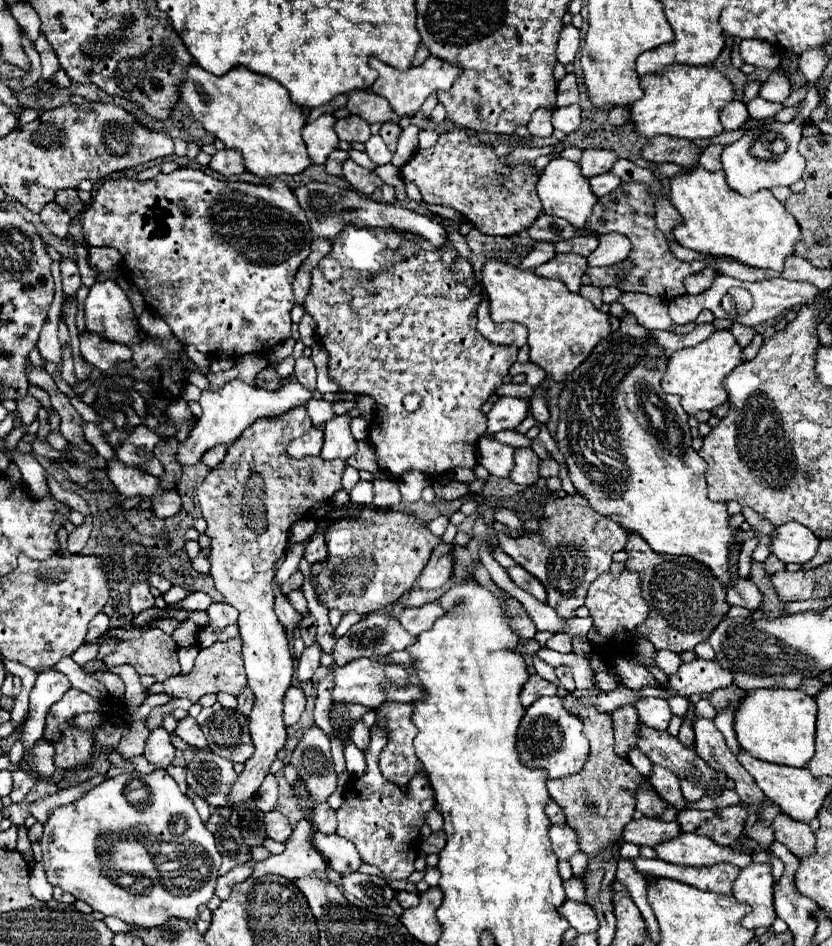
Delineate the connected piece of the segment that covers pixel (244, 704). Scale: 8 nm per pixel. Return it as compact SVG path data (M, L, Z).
M244 686L242 692L236 698L238 698L238 712L244 714L244 716L248 716L250 708L254 706L254 694L250 692L250 686Z

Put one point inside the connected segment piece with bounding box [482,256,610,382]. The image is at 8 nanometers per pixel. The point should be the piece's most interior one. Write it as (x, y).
(564, 327)

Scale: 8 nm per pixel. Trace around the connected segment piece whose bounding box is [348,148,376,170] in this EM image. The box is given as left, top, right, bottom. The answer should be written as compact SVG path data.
M352 148L352 150L348 150L348 156L350 156L354 162L358 162L360 166L364 166L364 168L370 168L370 170L372 170L372 168L376 168L376 164L368 158L368 154L366 154L366 152L358 152L358 150L354 150L354 148Z

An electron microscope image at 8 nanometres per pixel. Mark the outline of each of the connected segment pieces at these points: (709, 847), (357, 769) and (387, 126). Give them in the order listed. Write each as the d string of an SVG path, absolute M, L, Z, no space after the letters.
M680 832L676 838L668 840L666 844L654 846L660 860L682 864L682 866L710 866L718 862L732 862L736 866L750 866L752 856L744 852L734 852L728 846L718 846L714 840L706 836Z
M348 738L344 744L344 756L346 756L346 770L354 776L360 776L366 770L366 760L362 750L358 750L358 746Z
M384 122L384 124L382 124L380 136L382 136L382 140L386 142L386 146L390 148L390 152L396 150L396 142L398 142L400 132L402 132L402 128L400 128L396 122Z

